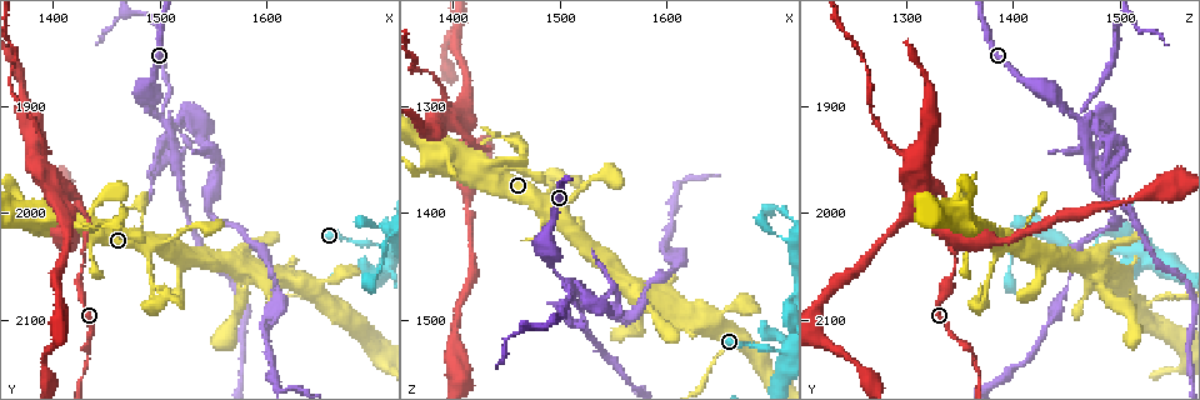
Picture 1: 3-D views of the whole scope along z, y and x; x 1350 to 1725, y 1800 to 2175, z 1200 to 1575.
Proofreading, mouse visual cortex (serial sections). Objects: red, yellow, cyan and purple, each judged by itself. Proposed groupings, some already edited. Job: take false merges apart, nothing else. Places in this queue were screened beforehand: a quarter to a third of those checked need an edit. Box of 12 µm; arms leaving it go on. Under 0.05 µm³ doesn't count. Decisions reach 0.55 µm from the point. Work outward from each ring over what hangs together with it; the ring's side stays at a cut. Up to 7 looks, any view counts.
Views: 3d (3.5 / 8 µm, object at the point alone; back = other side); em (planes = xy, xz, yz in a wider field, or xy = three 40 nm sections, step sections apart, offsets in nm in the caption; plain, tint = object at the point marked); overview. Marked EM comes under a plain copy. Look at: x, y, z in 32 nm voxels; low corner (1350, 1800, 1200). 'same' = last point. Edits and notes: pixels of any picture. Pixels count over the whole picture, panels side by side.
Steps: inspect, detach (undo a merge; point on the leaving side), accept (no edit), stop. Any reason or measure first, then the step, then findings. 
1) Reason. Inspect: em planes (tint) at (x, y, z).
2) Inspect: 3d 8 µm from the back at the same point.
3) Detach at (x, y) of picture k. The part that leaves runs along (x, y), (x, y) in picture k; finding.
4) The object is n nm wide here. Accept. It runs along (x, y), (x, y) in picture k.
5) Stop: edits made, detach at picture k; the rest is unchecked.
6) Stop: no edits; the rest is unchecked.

Three arms meet. Inspect: 3d 3.5 µm at (1400, 1972, 1316).

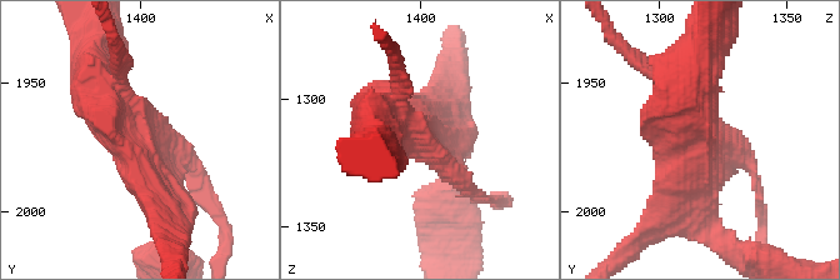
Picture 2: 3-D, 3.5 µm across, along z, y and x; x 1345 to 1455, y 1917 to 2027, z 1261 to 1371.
3 arms meet here; the arms are 200, 450, 600 nm wide. Inspect: em xy step 3 (tint) at (1399, 1974, 1319).

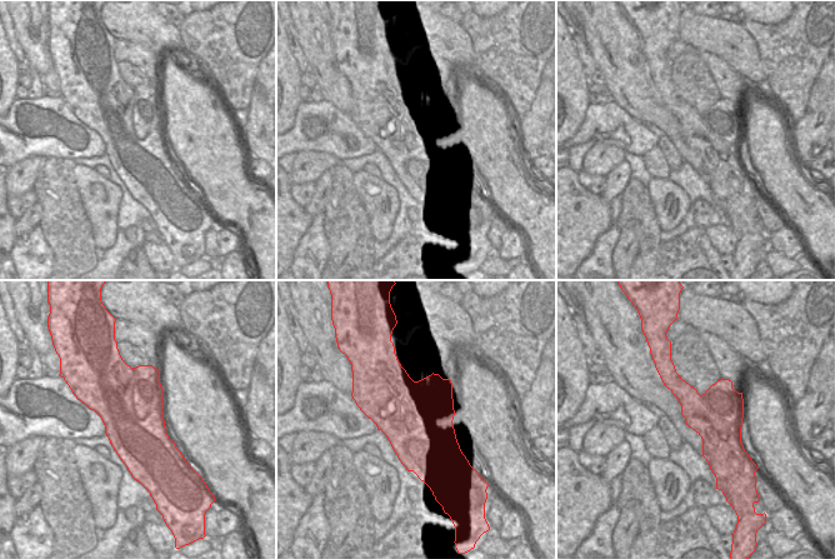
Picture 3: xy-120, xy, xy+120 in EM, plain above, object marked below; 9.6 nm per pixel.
Another direction. Inspect: em planes (tint) at the same point.

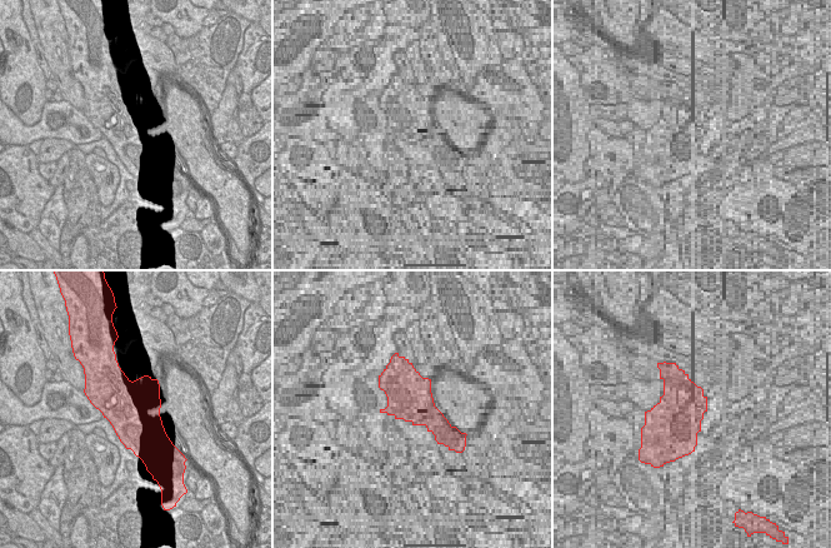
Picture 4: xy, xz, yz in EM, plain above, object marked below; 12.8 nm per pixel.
Detach at (664, 138) of picture 2. The part that leaves runs along (711, 139), (695, 185), (718, 239) in picture 2; two cells meet here.

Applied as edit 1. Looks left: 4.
Thick turns thin. Inspect: 3d 3.5 µm at (1446, 2012, 1330).

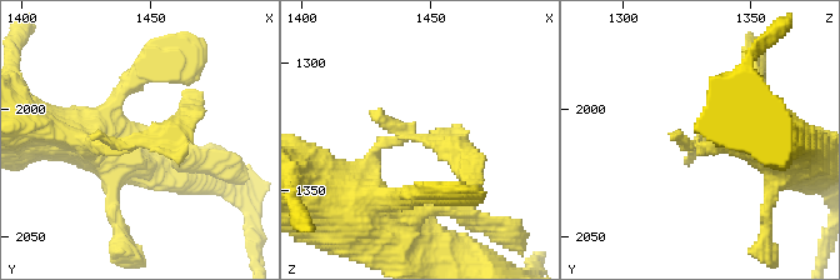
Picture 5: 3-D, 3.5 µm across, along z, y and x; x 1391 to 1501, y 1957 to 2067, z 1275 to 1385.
Now the EM. Inspect: em xy step 3 (tint) at (1446, 2012, 1329).

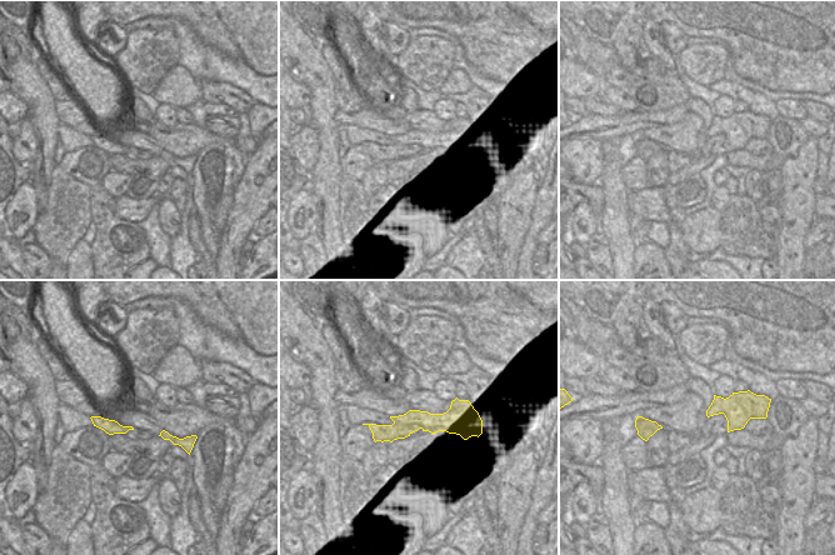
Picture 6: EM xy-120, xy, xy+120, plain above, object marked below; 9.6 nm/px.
Accept. It runs along (473, 413), (396, 430), (373, 426) in picture 6; one cell here.

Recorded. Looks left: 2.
Sudden change in width. Inspect: 3d 3.5 µm at (1656, 2086, 1518).

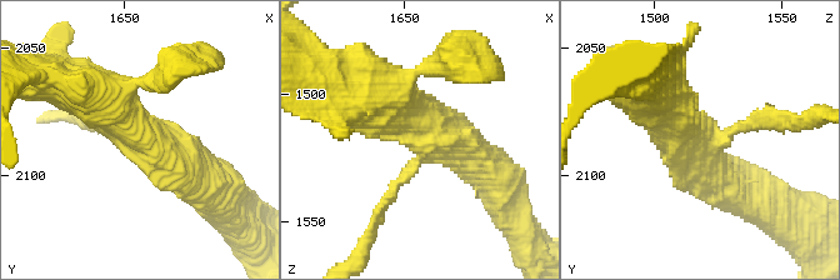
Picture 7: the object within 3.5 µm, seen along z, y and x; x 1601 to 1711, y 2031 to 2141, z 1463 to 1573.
3 arms meet here; the arms are 150, 500, 700 nm wide; now the EM. Inspect: em xy step 2 (tint) at (1659, 2086, 1520).

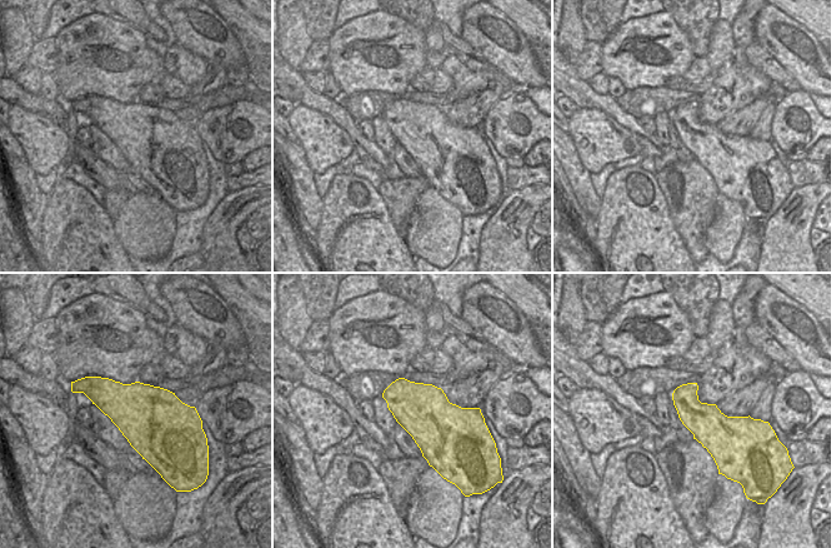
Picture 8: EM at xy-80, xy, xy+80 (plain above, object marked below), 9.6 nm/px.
Detach at (384, 201) of picture 7. The part that leaves runs along (410, 171), (383, 204), (356, 261) in picture 7; two cells meet here.

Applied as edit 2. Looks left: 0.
Stop: edits made, detach at picture 2, detach at picture 7; the rest is unchecked.

